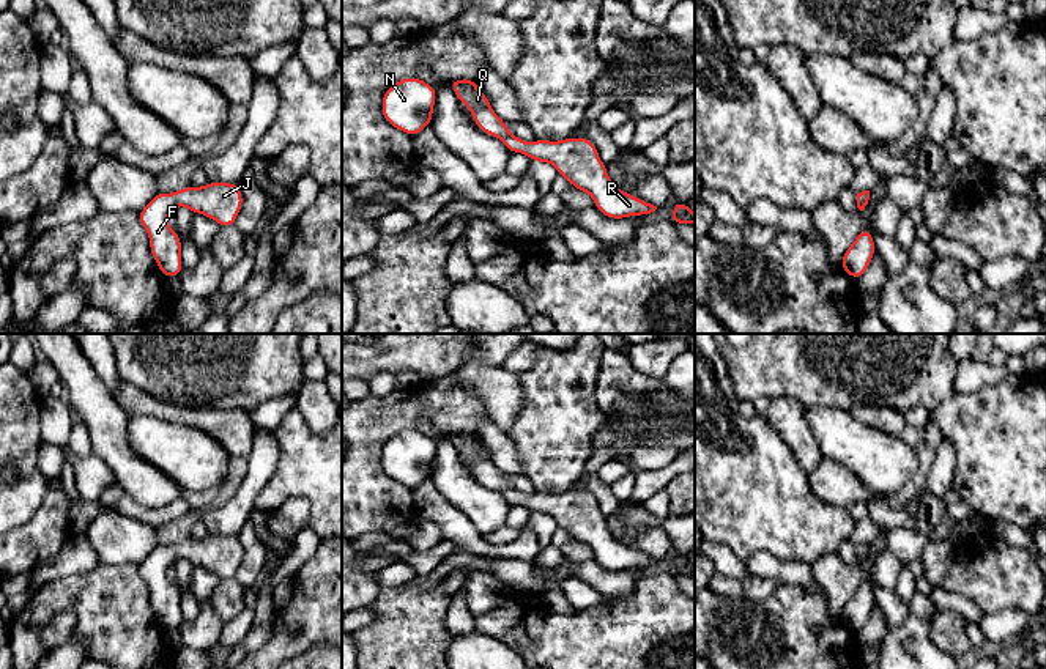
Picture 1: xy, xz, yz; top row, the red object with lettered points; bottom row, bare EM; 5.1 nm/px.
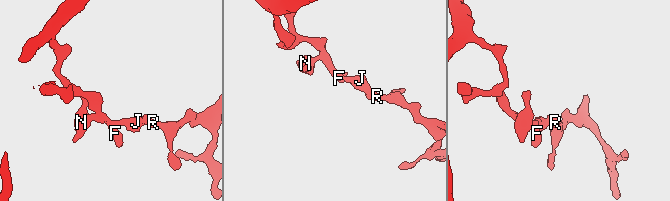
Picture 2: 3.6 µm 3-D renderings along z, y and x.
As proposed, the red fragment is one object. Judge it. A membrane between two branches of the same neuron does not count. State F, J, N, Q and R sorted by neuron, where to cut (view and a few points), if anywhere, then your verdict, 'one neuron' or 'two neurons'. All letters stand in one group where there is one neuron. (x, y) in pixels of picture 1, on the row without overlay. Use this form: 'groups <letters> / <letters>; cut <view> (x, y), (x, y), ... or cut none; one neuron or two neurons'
groups F J N Q R; cut none; one neuron

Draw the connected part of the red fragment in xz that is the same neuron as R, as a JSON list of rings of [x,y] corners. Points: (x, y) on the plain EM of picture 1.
[[[474,431],[449,433],[449,438],[460,455],[463,455],[474,471],[476,479],[499,493],[512,505],[525,505],[534,515],[550,515],[558,527],[570,534],[573,541],[588,545],[597,564],[608,571],[627,571],[630,568],[647,568],[657,559],[635,551],[618,541],[600,513],[595,497],[586,491],[569,490],[559,494],[525,493],[510,486],[507,477],[495,466],[488,450],[482,445]]]

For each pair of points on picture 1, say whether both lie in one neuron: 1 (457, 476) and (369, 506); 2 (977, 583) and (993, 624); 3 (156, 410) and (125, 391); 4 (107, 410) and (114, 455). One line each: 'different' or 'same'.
1: different
2: different
3: same
4: same

